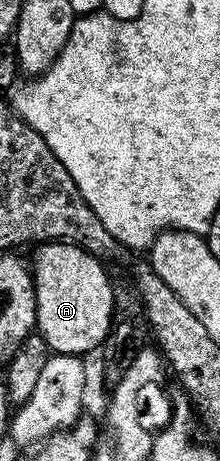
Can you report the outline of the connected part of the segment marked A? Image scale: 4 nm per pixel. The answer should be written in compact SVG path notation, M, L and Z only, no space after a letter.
M45 241L40 244L41 247L34 253L33 259L31 255L31 266L33 269L33 280L35 281L35 297L37 298L37 325L36 330L43 337L43 341L47 341L50 352L54 355L80 355L88 356L88 351L93 351L102 346L106 337L109 335L109 326L111 326L111 313L113 312L113 283L109 275L105 272L106 264L102 260L97 259L94 255L82 249L76 243L68 241Z

